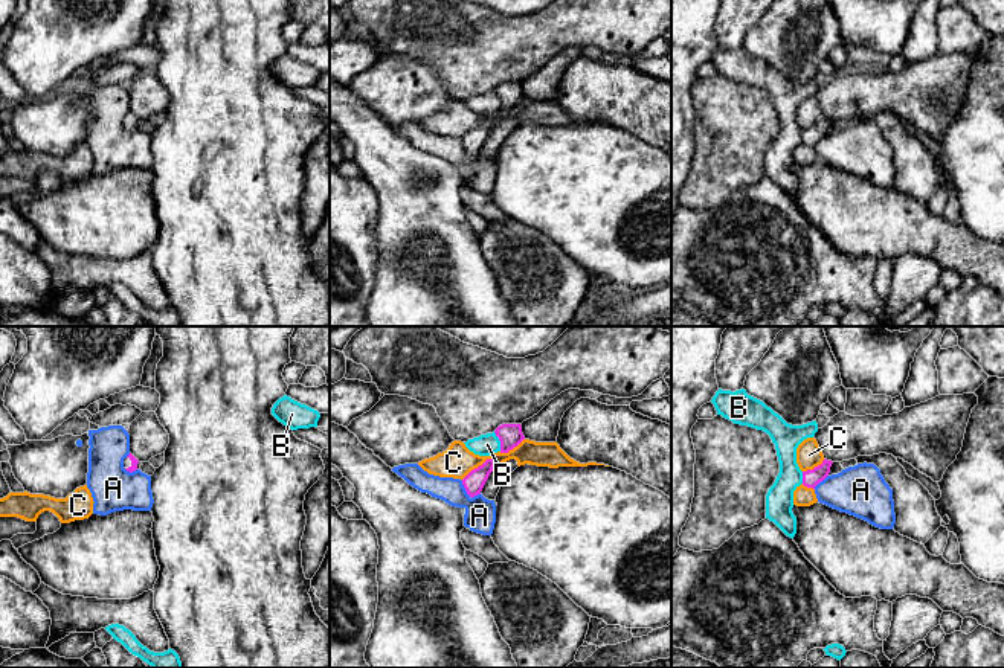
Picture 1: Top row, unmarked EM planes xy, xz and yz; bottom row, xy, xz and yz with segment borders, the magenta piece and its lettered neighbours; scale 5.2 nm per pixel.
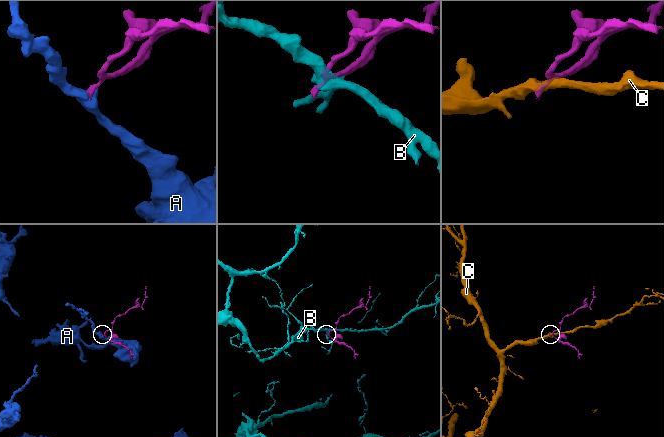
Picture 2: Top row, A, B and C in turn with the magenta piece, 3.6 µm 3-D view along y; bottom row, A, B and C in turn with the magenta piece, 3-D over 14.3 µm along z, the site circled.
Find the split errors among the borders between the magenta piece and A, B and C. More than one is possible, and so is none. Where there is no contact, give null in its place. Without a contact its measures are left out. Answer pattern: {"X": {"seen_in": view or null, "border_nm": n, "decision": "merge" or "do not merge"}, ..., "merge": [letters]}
{"A": {"seen_in": "xz", "border_nm": 130, "decision": "do not merge"}, "B": {"seen_in": "xz", "border_nm": 110, "decision": "do not merge"}, "C": {"seen_in": "xz", "border_nm": 200, "decision": "do not merge"}, "merge": []}

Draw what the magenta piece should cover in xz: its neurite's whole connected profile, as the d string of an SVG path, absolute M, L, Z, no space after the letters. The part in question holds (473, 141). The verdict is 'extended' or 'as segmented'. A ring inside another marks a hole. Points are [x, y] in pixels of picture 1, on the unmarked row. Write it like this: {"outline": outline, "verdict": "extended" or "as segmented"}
{"outline": "M487 117L482 124L471 128L464 137L462 143L470 156L481 153L490 131L493 130L494 119Z", "verdict": "as segmented"}

